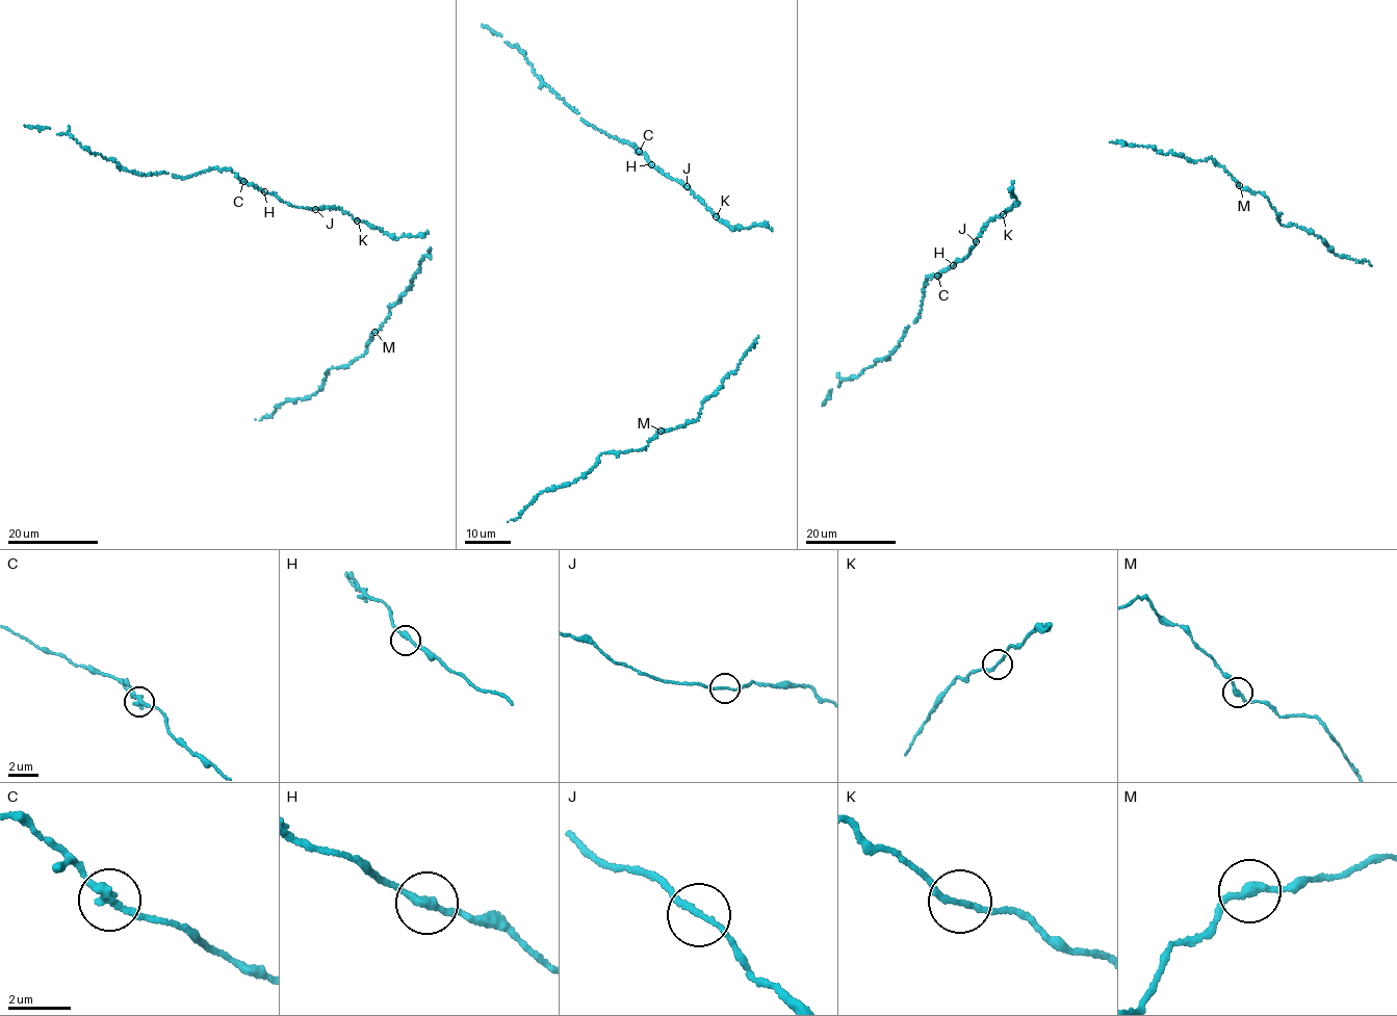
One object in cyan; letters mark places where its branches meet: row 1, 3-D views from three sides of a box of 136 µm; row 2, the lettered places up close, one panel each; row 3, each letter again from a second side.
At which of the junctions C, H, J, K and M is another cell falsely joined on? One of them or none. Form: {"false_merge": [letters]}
{"false_merge": []}

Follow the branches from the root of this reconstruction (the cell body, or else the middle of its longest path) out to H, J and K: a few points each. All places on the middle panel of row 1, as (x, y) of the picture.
H: (762, 225), (732, 229), (688, 187), (651, 164)
J: (762, 225), (732, 229), (686, 187)
K: (762, 225), (733, 229), (715, 216)

